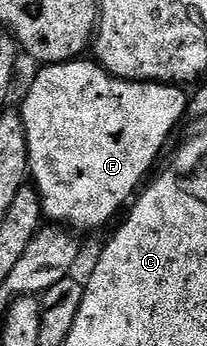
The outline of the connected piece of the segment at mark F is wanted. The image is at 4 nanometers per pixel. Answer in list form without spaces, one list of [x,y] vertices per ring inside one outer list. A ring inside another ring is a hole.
[[[85,61],[42,65],[38,69],[37,79],[30,84],[29,91],[25,94],[25,103],[19,106],[27,136],[29,174],[32,185],[41,198],[44,217],[53,221],[50,223],[74,231],[97,230],[100,226],[107,225],[117,213],[122,213],[126,203],[142,189],[143,183],[150,177],[149,169],[156,164],[173,129],[180,124],[181,117],[186,117],[190,99],[188,93],[181,91],[184,89],[180,85],[125,82],[122,78],[108,74],[96,61]]]

